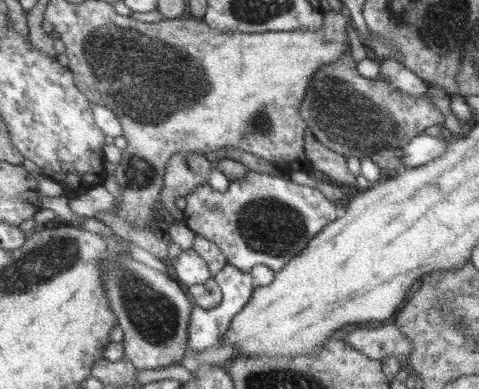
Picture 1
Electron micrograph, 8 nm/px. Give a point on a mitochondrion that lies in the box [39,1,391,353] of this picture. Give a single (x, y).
(148, 78)

